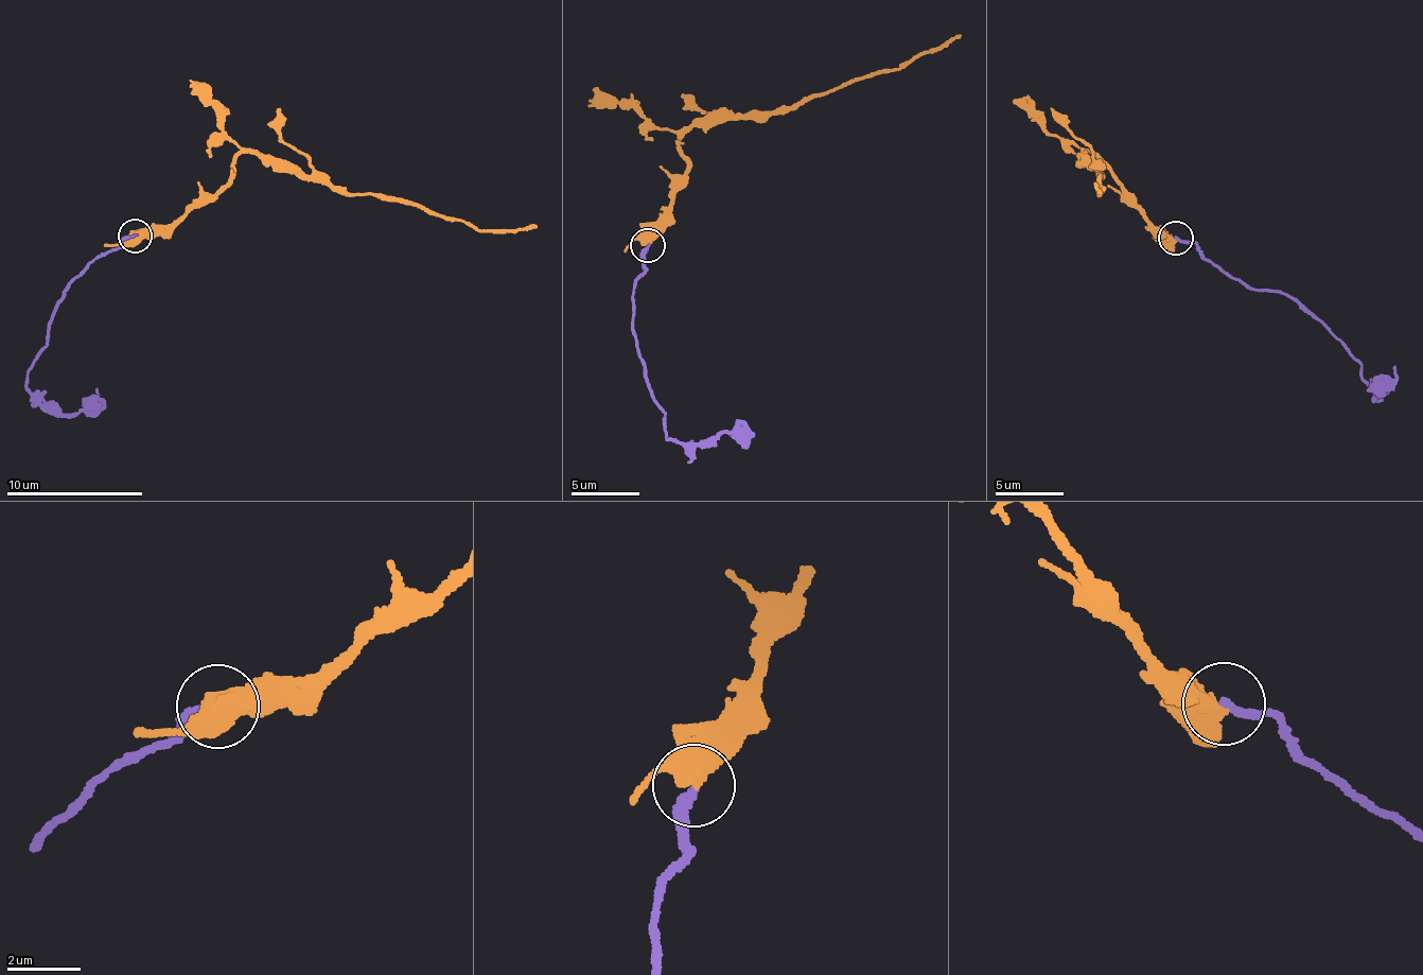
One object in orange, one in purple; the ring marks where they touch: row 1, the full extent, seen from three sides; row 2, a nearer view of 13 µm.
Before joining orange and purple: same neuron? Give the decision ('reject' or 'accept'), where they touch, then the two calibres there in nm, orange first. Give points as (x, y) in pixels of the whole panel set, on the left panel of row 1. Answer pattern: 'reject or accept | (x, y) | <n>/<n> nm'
accept | (135, 236) | 480/240 nm

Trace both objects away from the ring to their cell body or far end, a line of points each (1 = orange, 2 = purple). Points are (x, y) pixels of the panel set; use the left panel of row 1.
1: (134, 238), (197, 208), (224, 186), (239, 155), (252, 151), (351, 193), (402, 201), (479, 231), (538, 227)
2: (134, 234), (75, 277), (27, 371), (27, 385), (66, 414), (78, 415), (97, 387)

